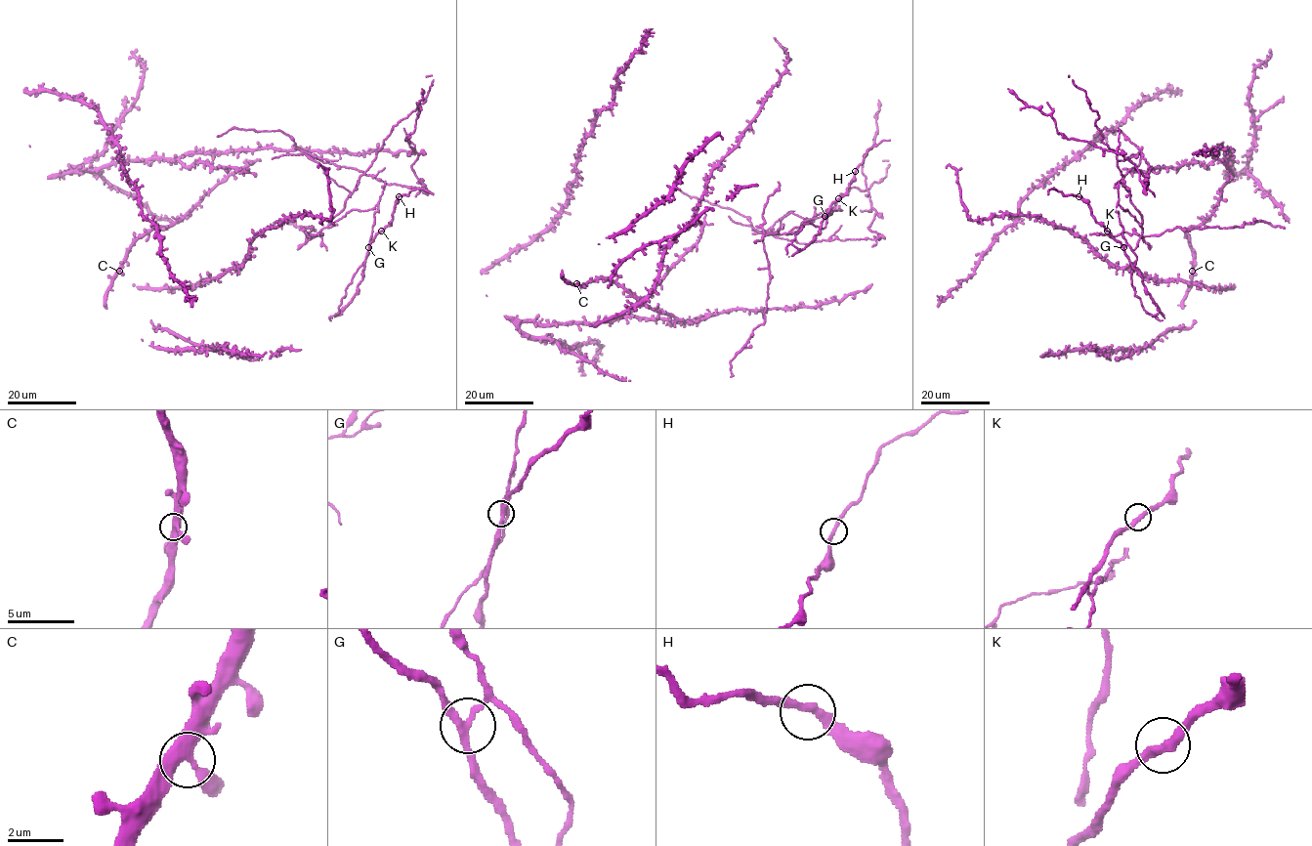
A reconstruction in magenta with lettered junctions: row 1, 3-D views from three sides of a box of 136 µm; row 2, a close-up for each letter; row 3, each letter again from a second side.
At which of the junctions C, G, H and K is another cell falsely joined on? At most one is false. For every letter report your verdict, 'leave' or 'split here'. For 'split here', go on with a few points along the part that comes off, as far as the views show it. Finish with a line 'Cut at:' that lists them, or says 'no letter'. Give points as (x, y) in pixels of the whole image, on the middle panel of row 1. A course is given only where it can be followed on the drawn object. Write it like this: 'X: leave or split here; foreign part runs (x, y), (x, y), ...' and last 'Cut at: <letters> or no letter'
C: leave
G: split here; foreign part runs (825, 216), (834, 207), (784, 232), (806, 221), (789, 212), (770, 232), (880, 233), (862, 173), (878, 100)
H: leave
K: leave
Cut at: G

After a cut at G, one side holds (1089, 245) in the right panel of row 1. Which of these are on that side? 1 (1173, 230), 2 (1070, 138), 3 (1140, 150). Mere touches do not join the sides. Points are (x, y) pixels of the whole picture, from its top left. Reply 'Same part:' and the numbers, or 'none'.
Same part: none

